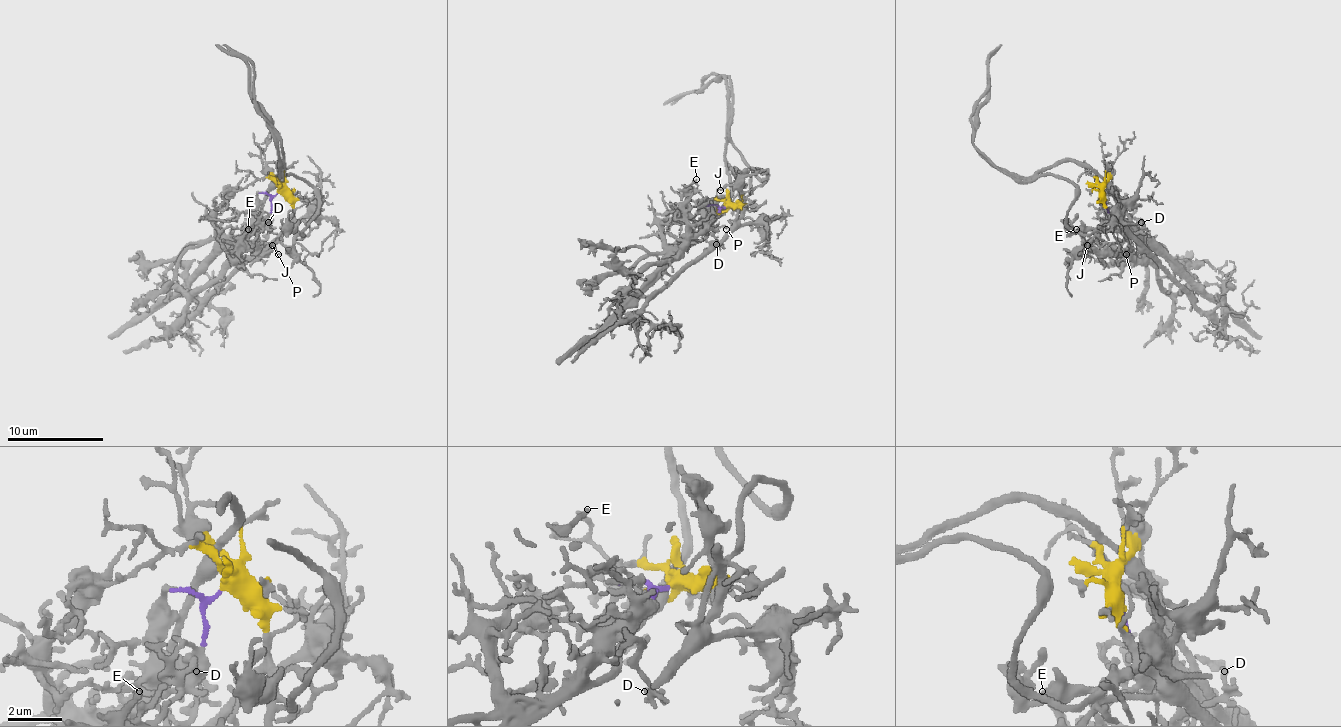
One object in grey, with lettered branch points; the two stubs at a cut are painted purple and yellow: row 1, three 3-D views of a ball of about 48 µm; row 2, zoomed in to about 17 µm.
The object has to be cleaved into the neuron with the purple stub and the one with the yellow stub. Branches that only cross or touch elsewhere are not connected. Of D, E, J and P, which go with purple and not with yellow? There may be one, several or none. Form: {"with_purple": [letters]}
{"with_purple": ["D", "E", "P"]}

